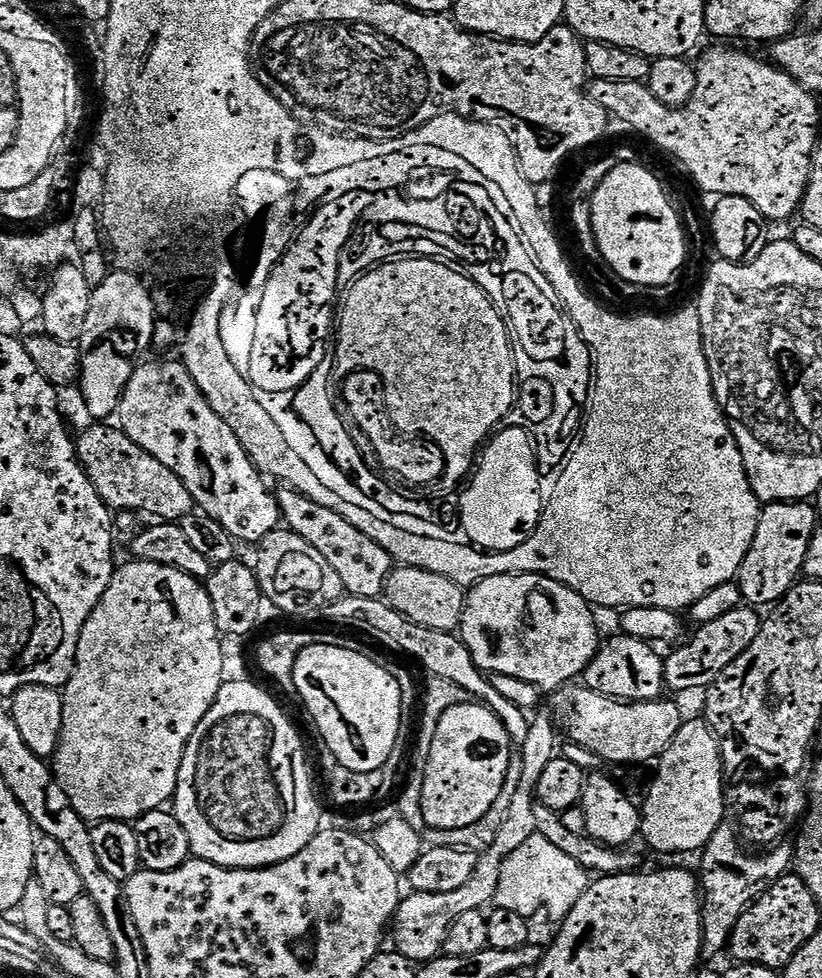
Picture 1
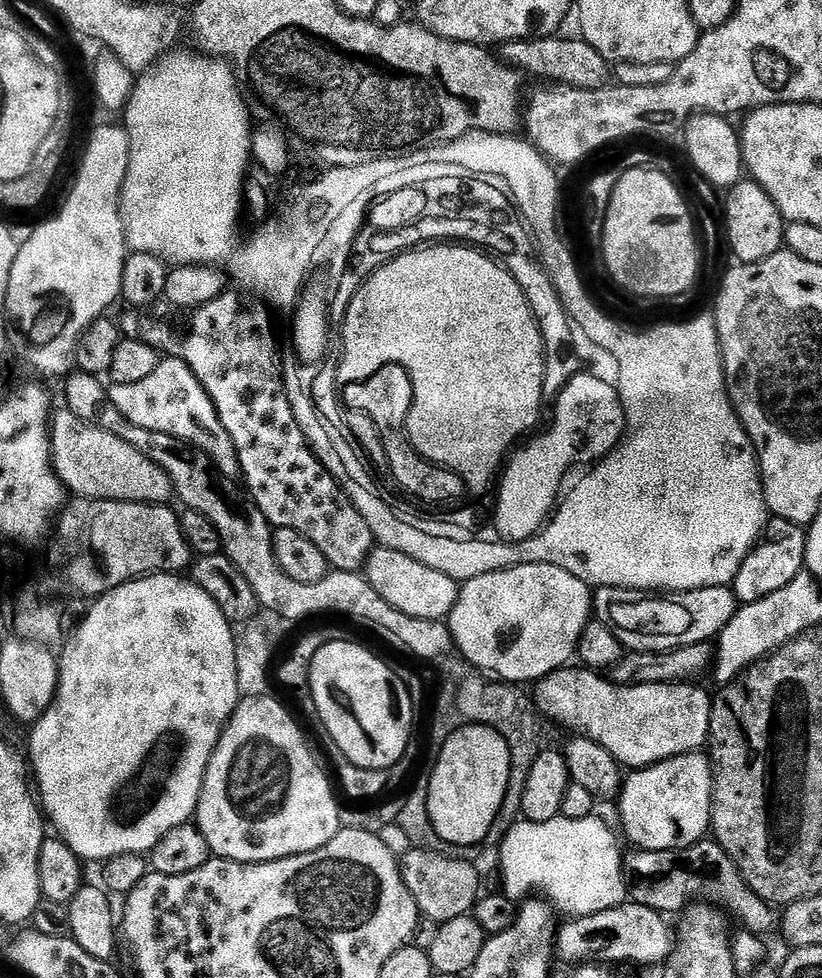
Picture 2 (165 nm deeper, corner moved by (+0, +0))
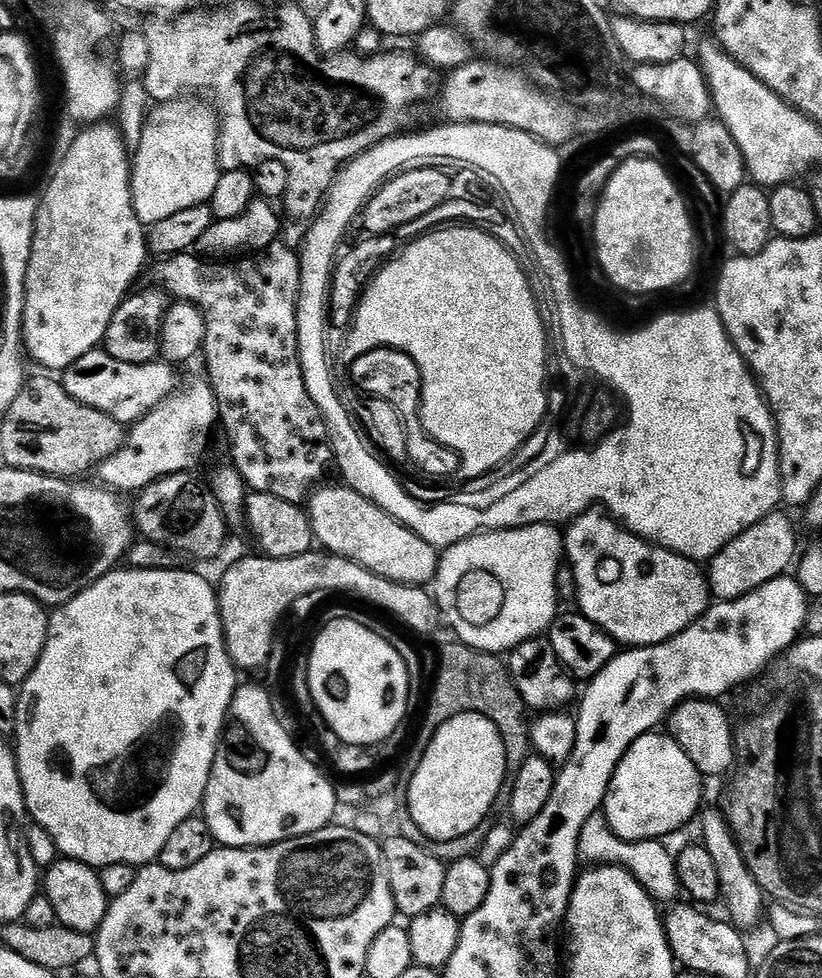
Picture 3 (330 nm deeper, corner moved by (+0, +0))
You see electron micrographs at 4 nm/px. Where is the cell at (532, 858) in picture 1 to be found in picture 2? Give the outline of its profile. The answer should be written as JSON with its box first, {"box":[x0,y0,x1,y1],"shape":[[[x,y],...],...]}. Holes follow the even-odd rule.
{"box":[498,814,630,918],"shape":[[[561,814],[550,822],[537,824],[521,819],[505,834],[498,845],[498,851],[498,877],[504,883],[502,892],[513,902],[527,901],[535,894],[547,901],[557,913],[564,912],[566,916],[575,918],[601,913],[602,910],[616,908],[627,901],[630,888],[624,885],[626,873],[622,863],[622,849],[613,830],[596,816],[570,818],[567,814]]]}

